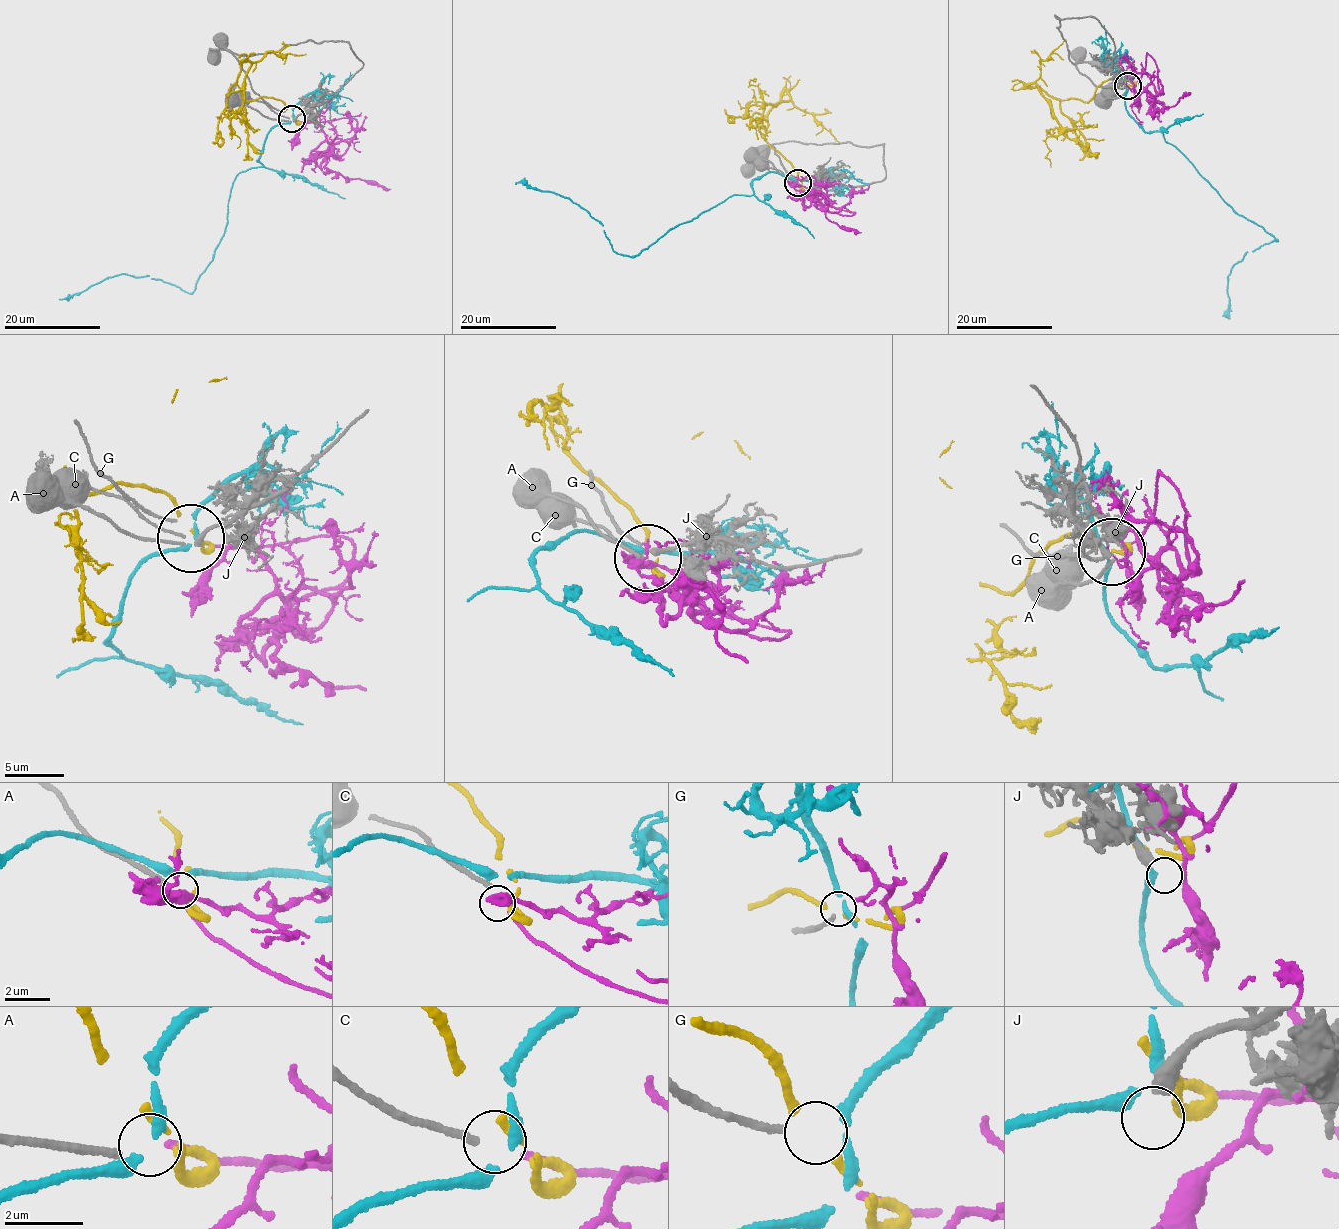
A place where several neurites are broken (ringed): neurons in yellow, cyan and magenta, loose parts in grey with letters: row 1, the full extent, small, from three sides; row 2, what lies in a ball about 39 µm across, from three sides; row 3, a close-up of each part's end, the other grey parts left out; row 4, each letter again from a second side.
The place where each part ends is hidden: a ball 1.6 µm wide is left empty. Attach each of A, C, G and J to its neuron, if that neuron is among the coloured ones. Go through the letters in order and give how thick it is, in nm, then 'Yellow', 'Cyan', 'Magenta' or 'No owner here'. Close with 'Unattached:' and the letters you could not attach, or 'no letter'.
A: Thickness 220 nm. Yellow
C: Thickness 180 nm. Magenta
G: Thickness 180 nm. Cyan
J: Thickness 440 nm. No owner here
Unattached: J

